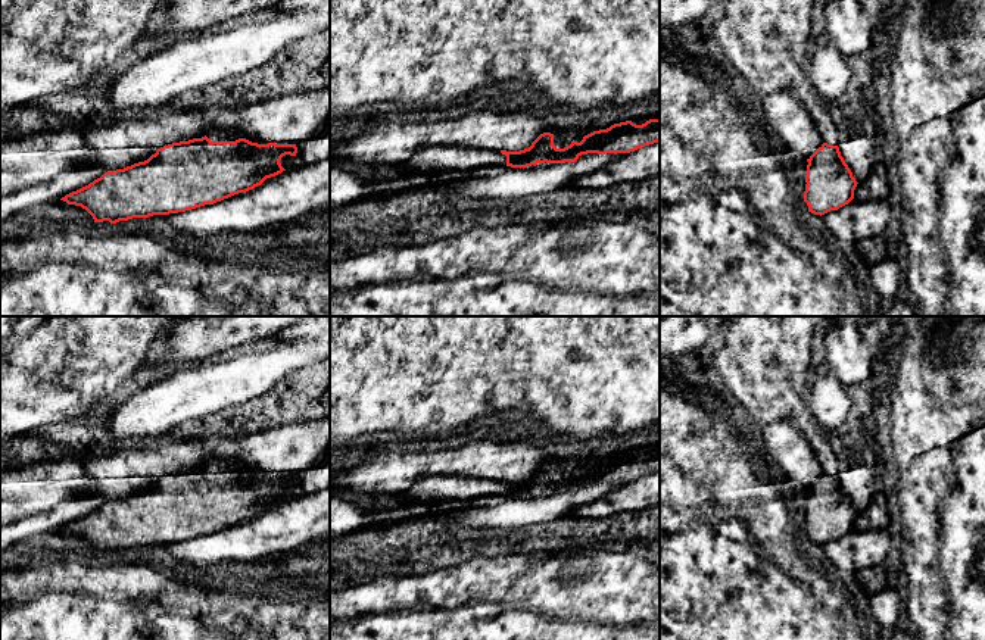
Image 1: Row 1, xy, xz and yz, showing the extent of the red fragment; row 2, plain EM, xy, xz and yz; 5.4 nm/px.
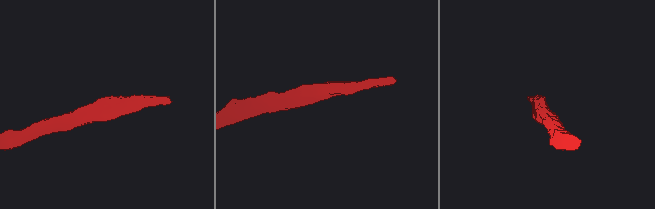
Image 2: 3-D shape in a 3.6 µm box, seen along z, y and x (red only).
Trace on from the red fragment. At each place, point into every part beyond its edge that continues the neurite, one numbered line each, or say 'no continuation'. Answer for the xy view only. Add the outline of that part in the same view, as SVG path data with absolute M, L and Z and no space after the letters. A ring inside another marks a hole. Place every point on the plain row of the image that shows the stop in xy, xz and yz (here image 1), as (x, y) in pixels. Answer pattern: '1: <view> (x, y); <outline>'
1: xy (228, 464); M234 458L228 459L211 459L208 461L206 466L211 471L236 471L239 469L239 465L236 463Z

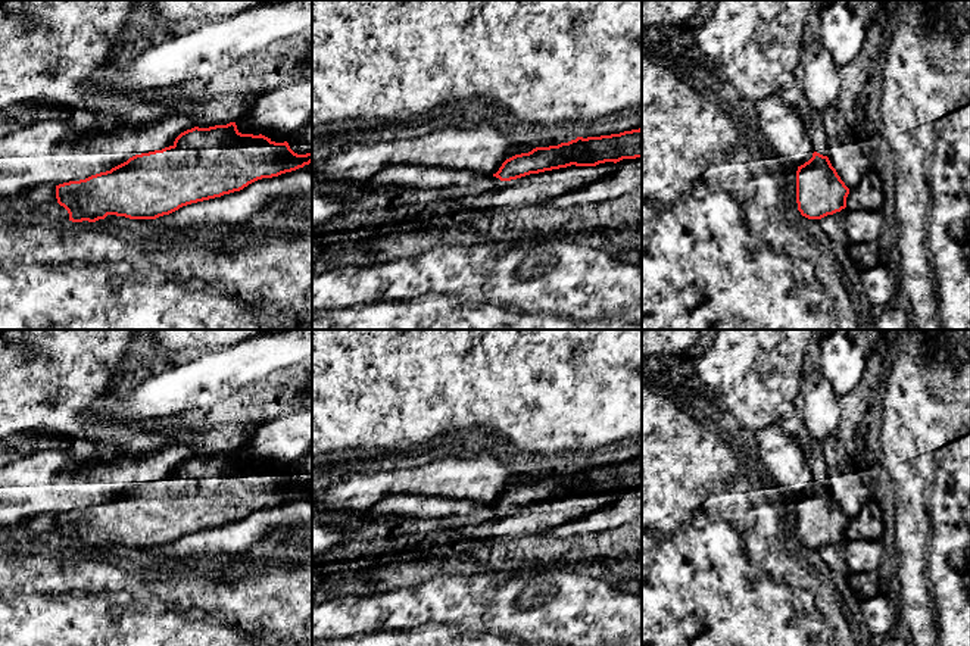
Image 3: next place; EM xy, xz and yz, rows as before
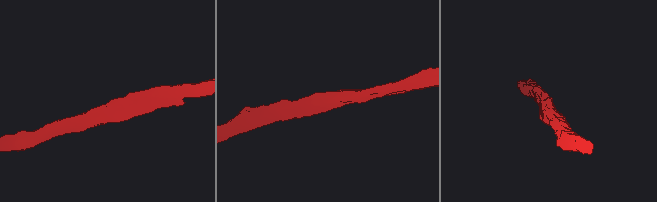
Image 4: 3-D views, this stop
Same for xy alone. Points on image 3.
no continuation

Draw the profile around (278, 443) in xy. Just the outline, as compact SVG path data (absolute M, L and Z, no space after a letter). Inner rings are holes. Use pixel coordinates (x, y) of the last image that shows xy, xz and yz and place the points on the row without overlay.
M312 408L293 412L261 424L246 440L246 444L236 450L241 464L265 465L271 471L284 472L299 459L312 450Z

